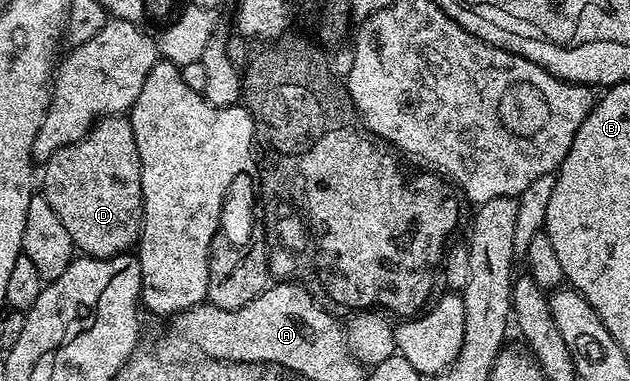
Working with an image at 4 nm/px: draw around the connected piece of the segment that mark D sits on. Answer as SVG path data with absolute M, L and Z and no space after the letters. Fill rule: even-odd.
M128 116L104 117L83 140L55 151L44 165L45 174L39 177L40 192L47 203L51 203L51 211L59 215L67 235L71 235L74 250L86 257L114 257L116 253L128 253L136 246L141 235L143 195L139 147L135 147L135 131Z

